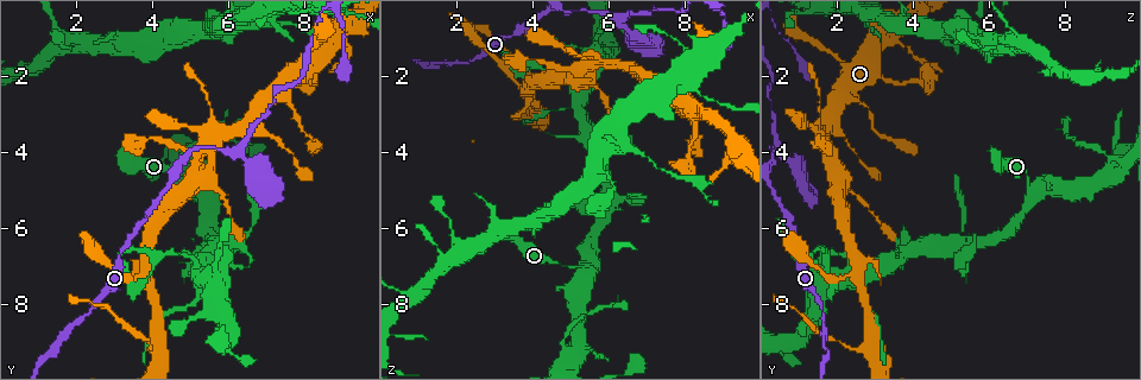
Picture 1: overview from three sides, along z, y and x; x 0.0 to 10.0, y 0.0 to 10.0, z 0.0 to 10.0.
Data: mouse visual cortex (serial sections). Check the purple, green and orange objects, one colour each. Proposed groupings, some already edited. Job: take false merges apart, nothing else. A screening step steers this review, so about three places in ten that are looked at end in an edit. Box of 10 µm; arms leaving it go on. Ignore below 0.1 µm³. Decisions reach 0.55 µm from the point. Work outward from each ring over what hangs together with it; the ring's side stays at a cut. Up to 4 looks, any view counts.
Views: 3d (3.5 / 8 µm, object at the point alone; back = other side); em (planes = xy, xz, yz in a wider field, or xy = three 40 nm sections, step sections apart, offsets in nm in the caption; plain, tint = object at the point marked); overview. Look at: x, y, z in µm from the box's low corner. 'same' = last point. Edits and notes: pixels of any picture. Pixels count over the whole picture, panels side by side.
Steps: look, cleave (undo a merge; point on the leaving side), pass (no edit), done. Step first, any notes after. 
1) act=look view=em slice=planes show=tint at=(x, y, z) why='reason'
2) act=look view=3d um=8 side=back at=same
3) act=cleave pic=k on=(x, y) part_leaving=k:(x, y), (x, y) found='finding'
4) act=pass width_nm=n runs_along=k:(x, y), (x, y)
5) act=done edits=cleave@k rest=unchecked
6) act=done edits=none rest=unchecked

act=look view=3d um=3.5 at=(6.50, 4.15, 0.75) why='thin arm on a thick one'

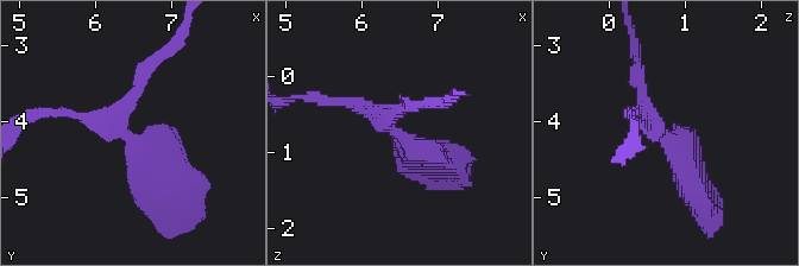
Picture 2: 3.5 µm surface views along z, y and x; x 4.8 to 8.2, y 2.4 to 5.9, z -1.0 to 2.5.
act=pass runs_along=2:(67, 114), (123, 130), (165, 198) found='continuous, no second cell'

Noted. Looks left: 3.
act=look view=3d um=3.5 side=back at=(5.25, 5.05, 7.20) why='thin neck'

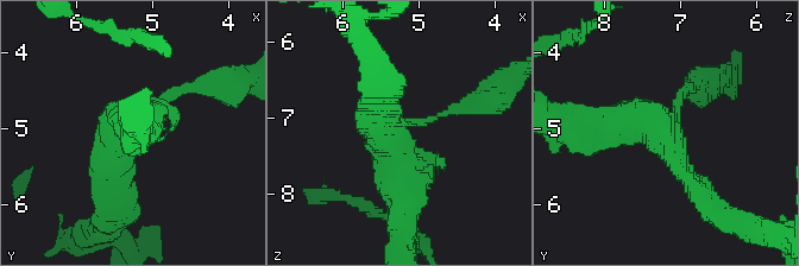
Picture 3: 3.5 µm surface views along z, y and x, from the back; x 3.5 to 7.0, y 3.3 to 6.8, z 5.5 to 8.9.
act=pass arms=3 runs_along=3:(190, 86), (118, 145), (118, 196) found='one cell here'

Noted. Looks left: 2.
act=done edits=none rest=unchecked

